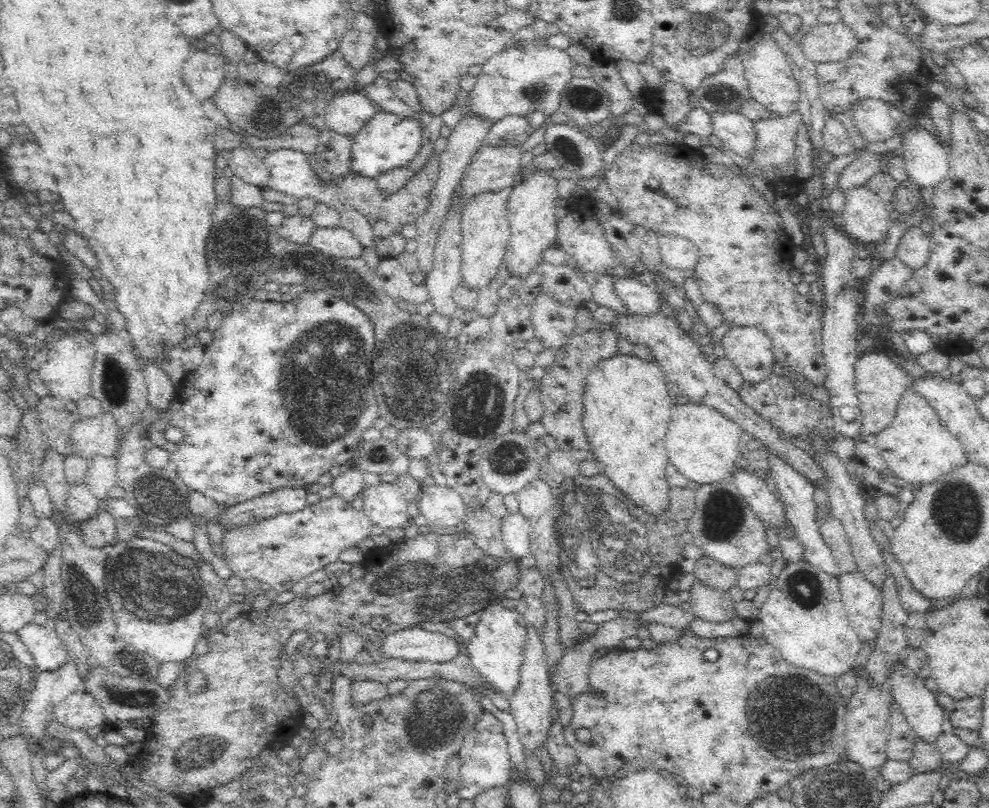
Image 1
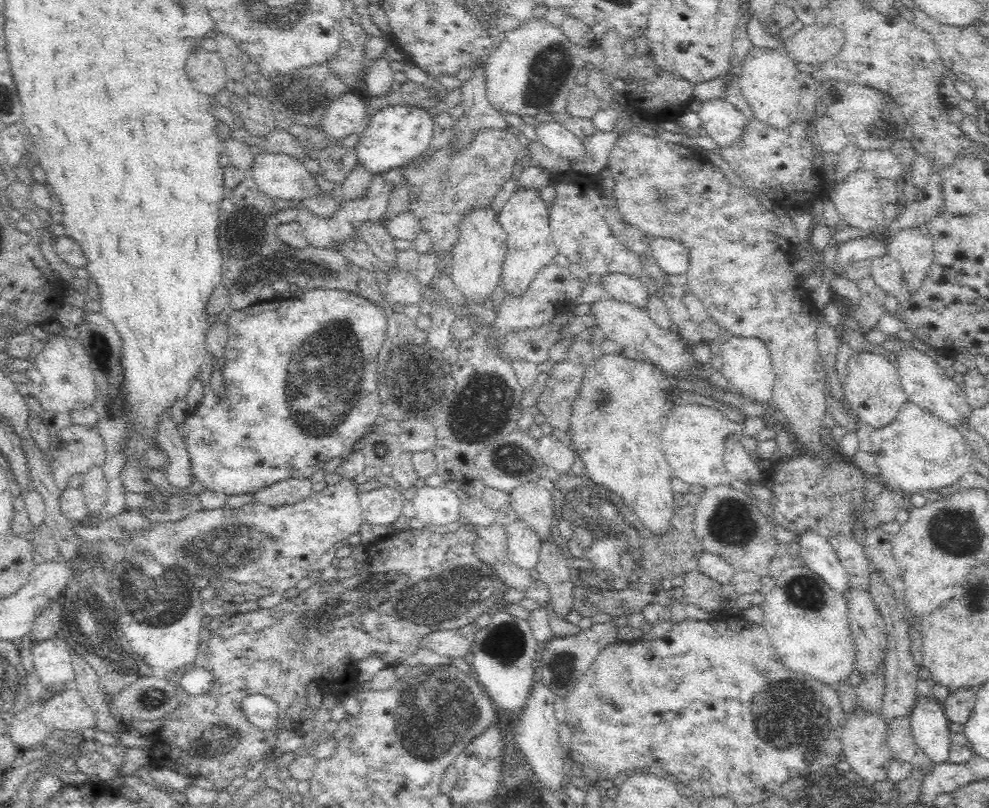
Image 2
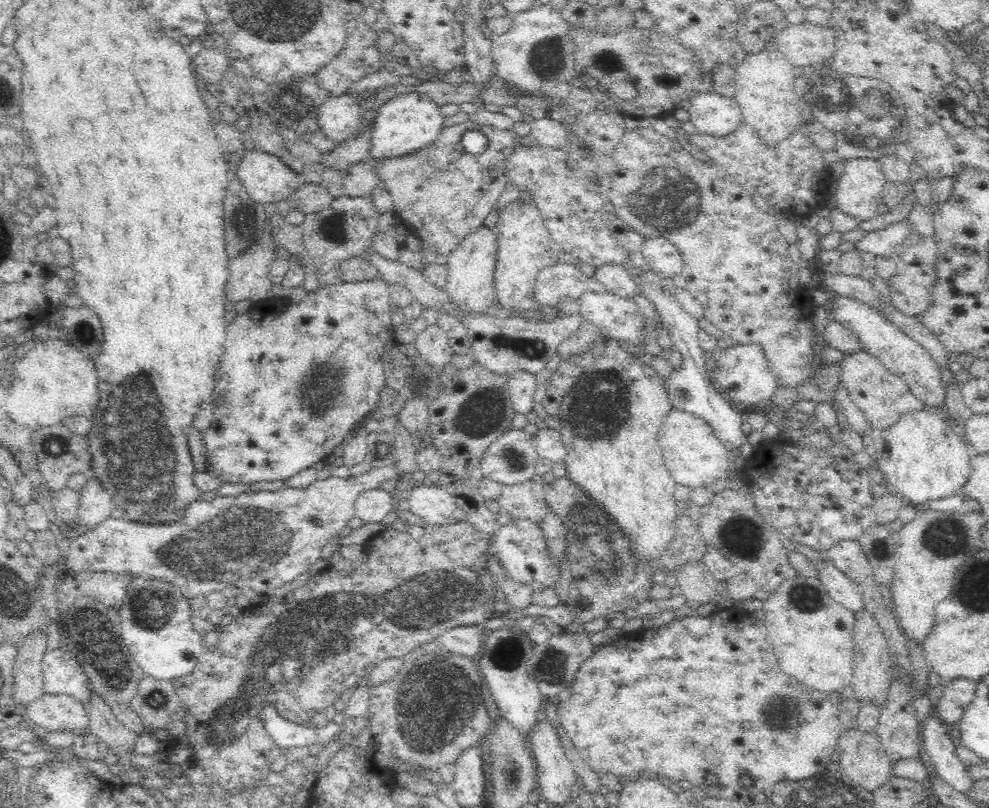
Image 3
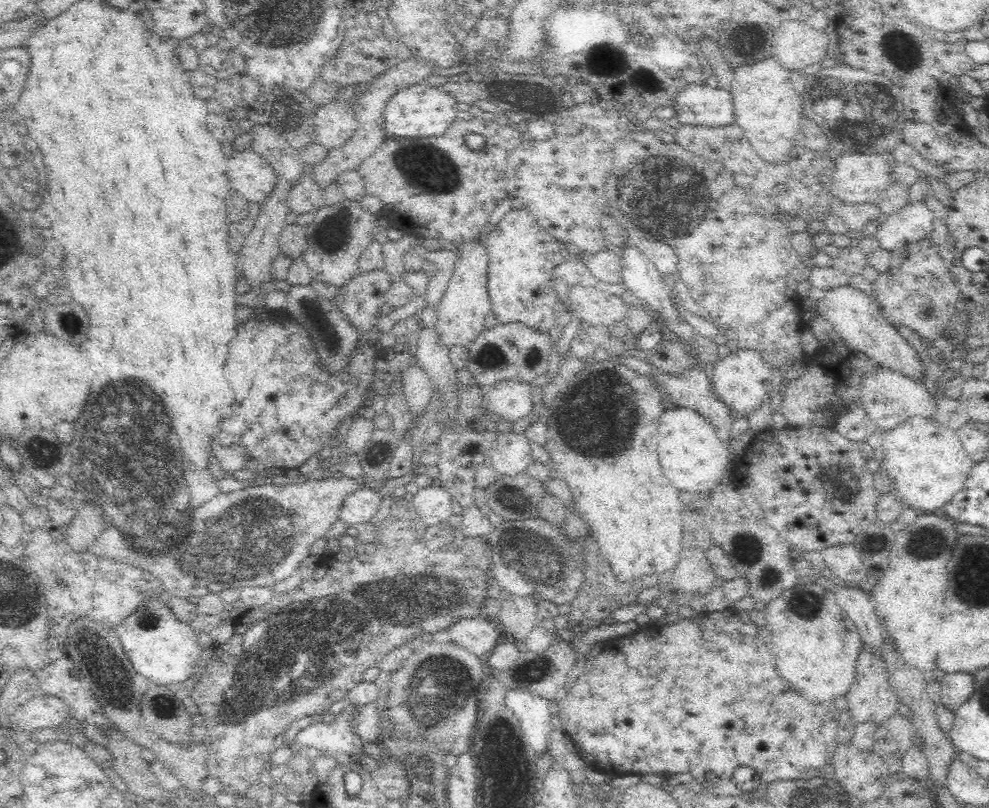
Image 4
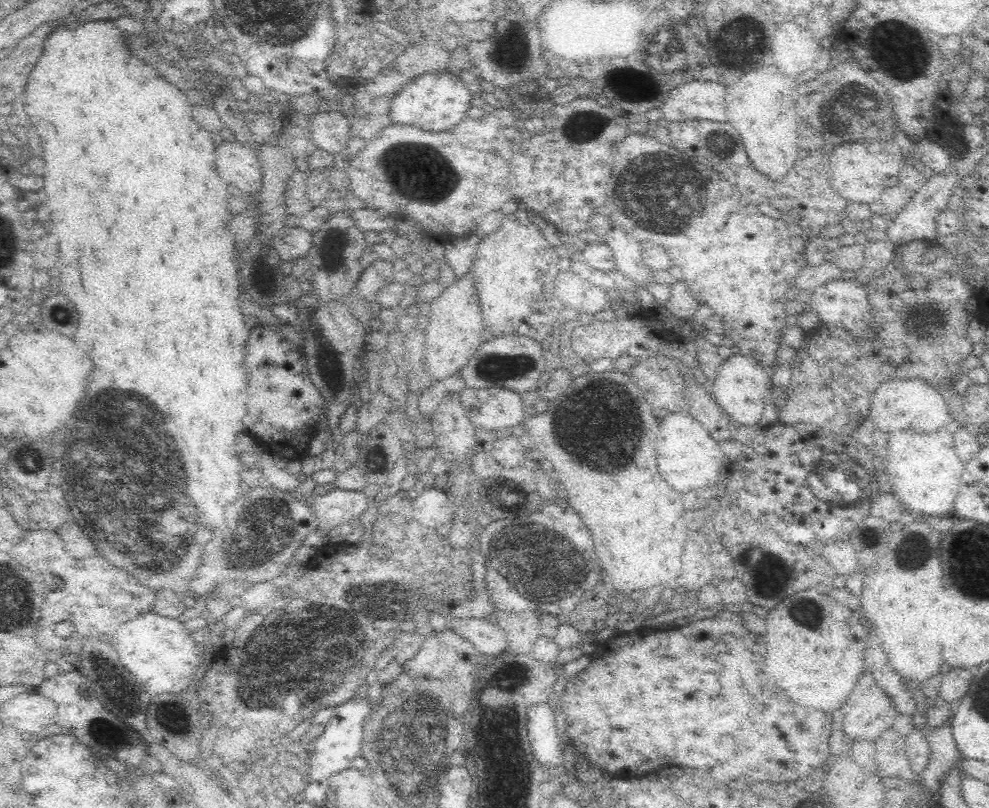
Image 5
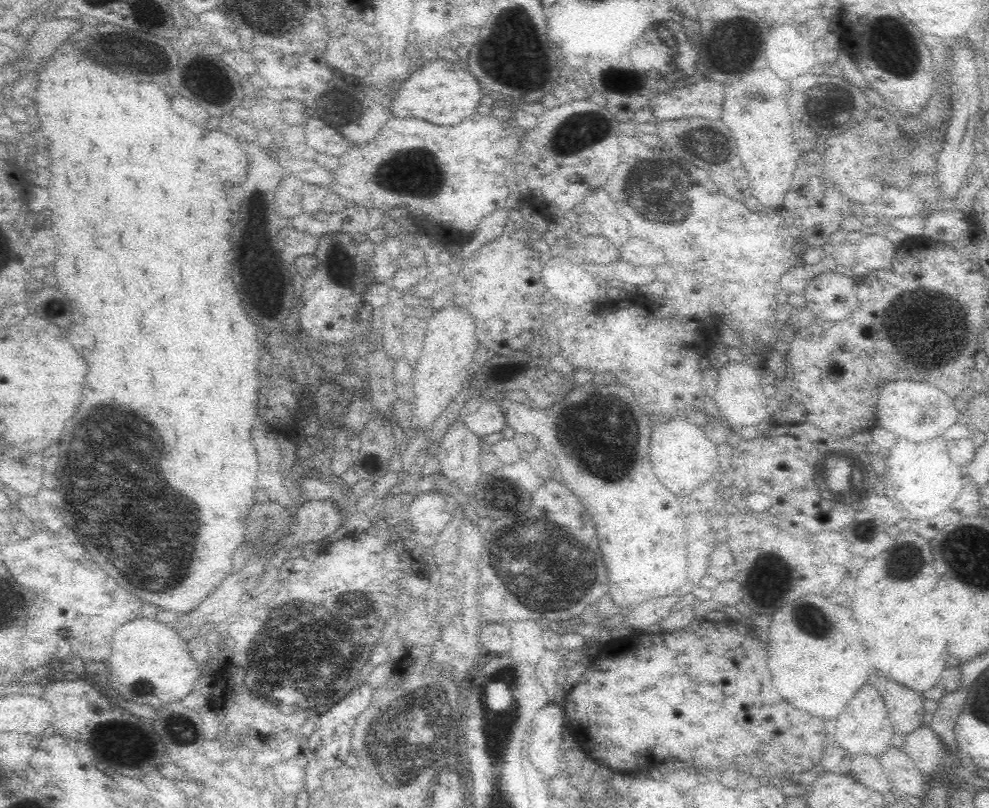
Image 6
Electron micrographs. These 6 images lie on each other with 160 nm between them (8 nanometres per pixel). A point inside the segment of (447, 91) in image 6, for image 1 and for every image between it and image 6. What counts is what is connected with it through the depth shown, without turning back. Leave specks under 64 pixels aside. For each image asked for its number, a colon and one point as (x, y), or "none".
1: (386, 142)
2: (397, 134)
3: (412, 120)
4: (425, 110)
5: (434, 102)

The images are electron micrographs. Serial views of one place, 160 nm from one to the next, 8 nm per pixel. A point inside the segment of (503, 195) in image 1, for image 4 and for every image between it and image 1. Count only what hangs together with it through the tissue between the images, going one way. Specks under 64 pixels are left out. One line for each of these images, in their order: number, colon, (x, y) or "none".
2: (476, 259)
3: (470, 268)
4: (460, 314)

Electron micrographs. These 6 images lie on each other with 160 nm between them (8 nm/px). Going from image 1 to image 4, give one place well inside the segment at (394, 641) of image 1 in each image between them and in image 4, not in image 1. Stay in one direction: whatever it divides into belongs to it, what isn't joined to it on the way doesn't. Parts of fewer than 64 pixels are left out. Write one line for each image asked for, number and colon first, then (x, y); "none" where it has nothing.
2: (451, 642)
3: (468, 640)
4: (479, 634)

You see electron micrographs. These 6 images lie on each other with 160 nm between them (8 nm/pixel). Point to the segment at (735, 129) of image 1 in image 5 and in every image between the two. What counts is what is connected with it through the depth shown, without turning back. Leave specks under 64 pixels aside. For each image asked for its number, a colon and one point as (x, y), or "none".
2: (724, 123)
3: (713, 114)
4: (700, 104)
5: (705, 100)

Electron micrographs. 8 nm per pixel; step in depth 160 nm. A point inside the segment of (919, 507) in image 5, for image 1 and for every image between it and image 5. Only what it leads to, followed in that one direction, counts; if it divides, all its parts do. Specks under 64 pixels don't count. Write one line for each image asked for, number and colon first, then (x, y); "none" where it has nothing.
1: (917, 449)
2: (917, 452)
3: (921, 456)
4: (925, 460)

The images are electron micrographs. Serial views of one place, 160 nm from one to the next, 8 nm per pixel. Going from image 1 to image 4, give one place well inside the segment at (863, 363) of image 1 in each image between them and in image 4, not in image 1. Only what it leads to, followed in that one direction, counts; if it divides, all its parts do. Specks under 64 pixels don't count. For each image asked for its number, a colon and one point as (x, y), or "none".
2: (871, 386)
3: (883, 398)
4: (889, 398)

